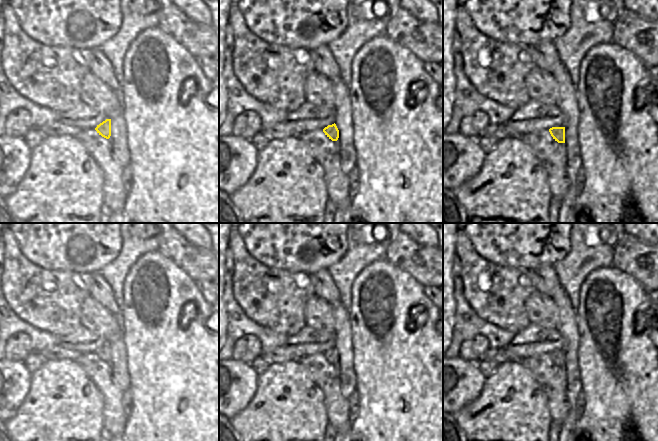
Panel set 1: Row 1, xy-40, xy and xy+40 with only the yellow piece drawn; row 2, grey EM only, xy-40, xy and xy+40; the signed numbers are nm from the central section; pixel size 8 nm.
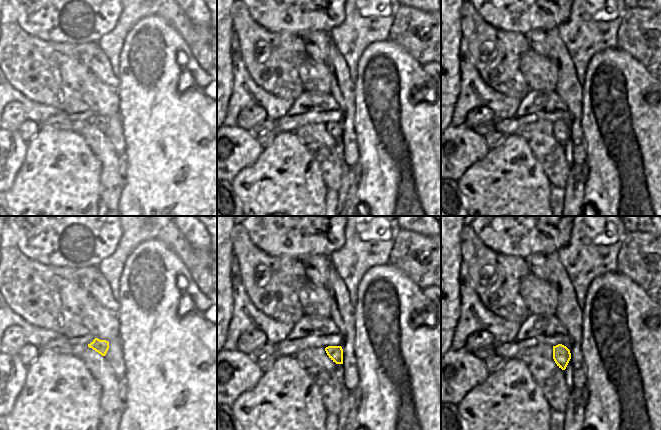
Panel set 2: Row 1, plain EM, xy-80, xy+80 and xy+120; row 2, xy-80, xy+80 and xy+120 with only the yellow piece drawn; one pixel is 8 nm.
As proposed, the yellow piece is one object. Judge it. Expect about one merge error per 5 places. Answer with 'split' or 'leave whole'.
leave whole

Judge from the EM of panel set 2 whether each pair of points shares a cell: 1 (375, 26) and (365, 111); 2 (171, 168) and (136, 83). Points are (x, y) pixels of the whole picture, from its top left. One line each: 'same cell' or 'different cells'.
1: different cells
2: same cell

